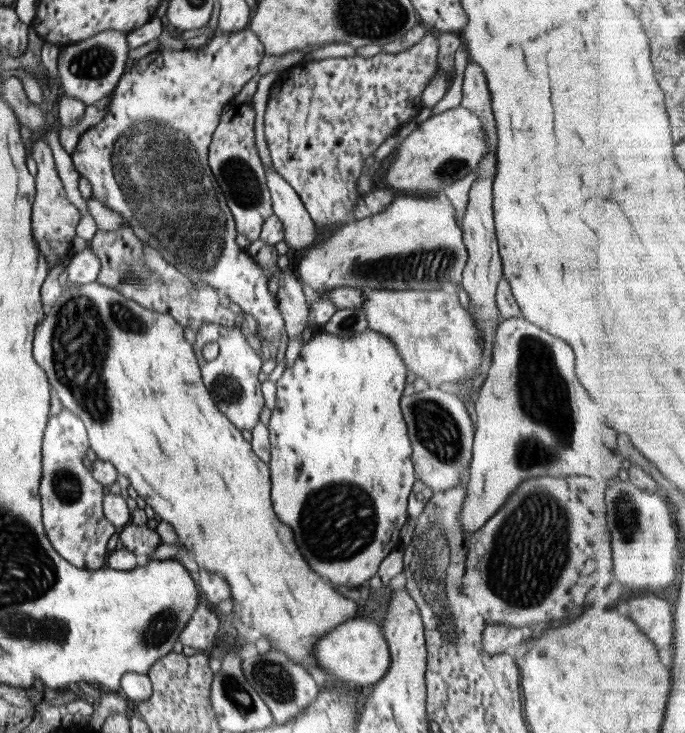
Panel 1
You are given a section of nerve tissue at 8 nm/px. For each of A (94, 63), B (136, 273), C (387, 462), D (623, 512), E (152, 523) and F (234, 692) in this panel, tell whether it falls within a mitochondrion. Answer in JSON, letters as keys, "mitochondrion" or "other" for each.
{"A":"mitochondrion","B":"mitochondrion","C":"other","D":"mitochondrion","E":"other","F":"mitochondrion"}

